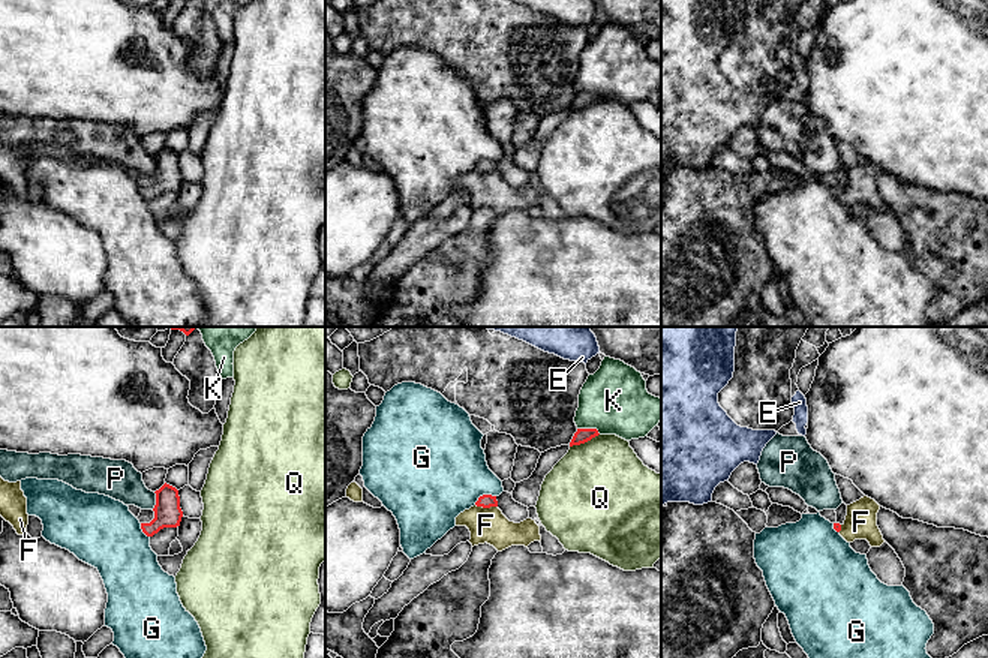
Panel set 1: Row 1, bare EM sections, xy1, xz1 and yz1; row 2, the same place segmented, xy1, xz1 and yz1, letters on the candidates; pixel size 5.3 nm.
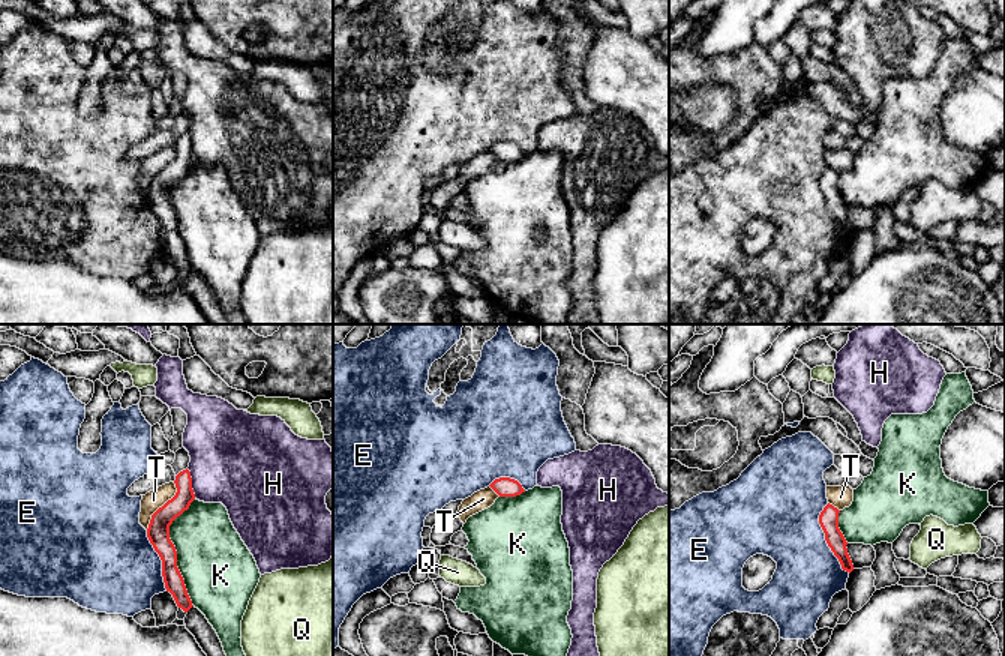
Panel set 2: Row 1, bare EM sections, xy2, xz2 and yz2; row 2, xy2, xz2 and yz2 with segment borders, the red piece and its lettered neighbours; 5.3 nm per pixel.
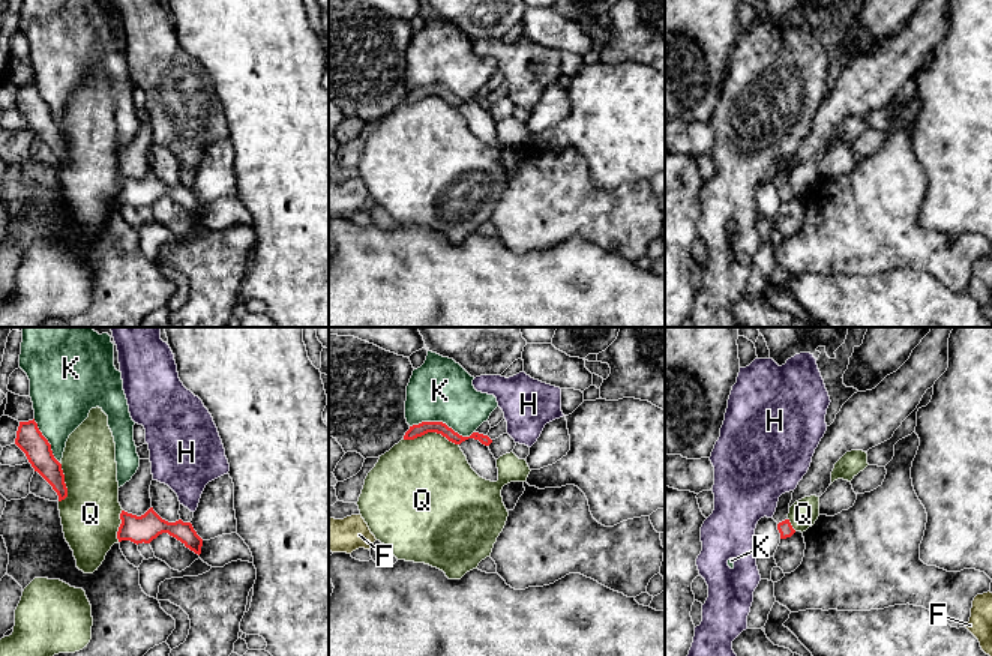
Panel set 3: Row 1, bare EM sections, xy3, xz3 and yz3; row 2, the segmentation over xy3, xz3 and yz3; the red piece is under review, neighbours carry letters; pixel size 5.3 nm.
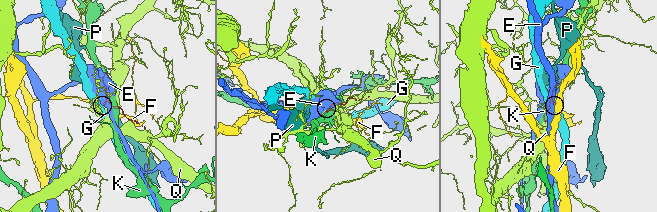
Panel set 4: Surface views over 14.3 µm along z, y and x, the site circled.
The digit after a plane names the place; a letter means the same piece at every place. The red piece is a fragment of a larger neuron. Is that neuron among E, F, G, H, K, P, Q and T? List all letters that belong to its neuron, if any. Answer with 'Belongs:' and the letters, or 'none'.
Belongs: none

